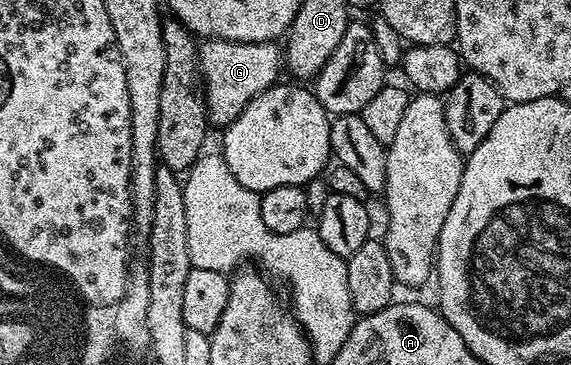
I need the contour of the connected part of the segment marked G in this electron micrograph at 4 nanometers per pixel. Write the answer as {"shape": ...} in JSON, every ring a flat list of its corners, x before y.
{"shape":[[204,39,196,51,196,63,202,78,204,103,208,106,208,119,213,126,226,127,262,91,281,80,280,69,285,68,281,46,276,41,242,43,226,39]]}

